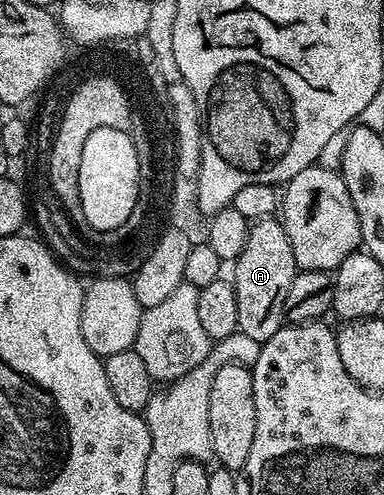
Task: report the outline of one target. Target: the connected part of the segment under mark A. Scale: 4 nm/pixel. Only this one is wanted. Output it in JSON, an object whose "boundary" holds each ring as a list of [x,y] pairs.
{"boundary":[[[278,218],[256,219],[248,226],[249,237],[245,241],[245,249],[235,259],[233,264],[233,282],[237,293],[237,325],[239,331],[245,333],[245,337],[253,337],[262,345],[277,333],[277,329],[285,326],[285,297],[289,297],[289,285],[293,285],[293,277],[296,273],[295,258],[293,257],[293,245],[289,245],[289,237],[285,233],[282,222]]]}

